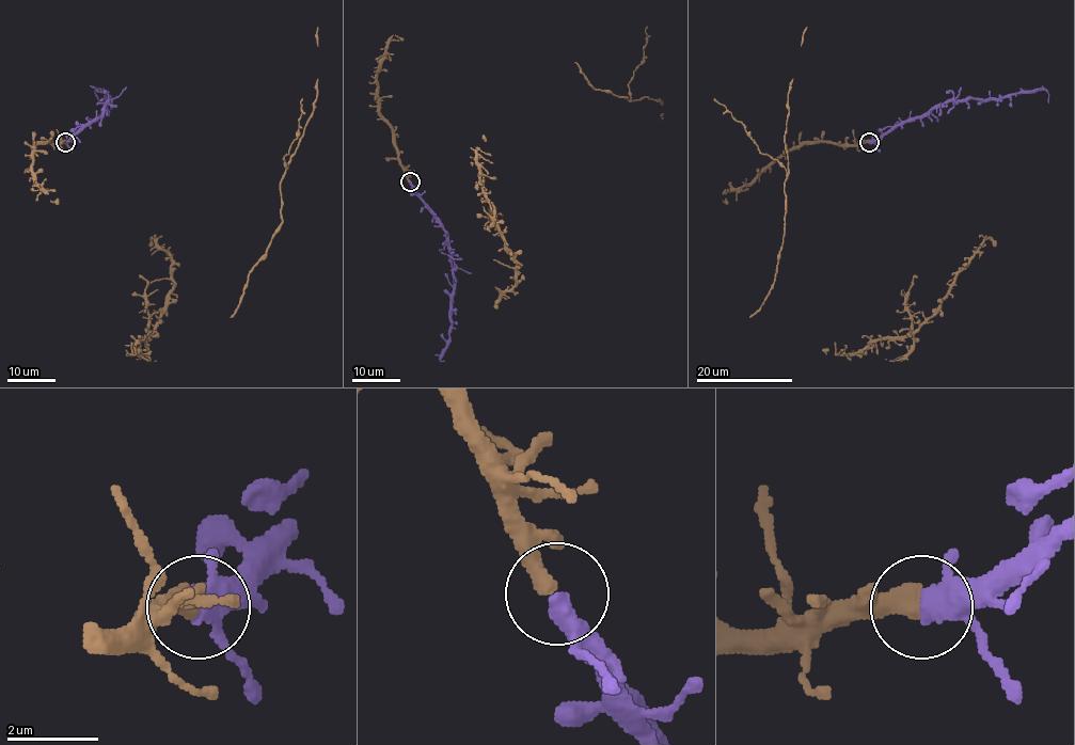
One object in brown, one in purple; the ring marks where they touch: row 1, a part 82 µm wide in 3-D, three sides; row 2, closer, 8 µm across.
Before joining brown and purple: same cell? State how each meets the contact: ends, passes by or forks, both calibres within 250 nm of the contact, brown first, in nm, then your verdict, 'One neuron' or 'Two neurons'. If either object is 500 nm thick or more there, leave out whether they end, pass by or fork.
At the ring brown ends. At the ring purple passes by. Thickness 440 nm (brown) against 360 nm. One neuron

